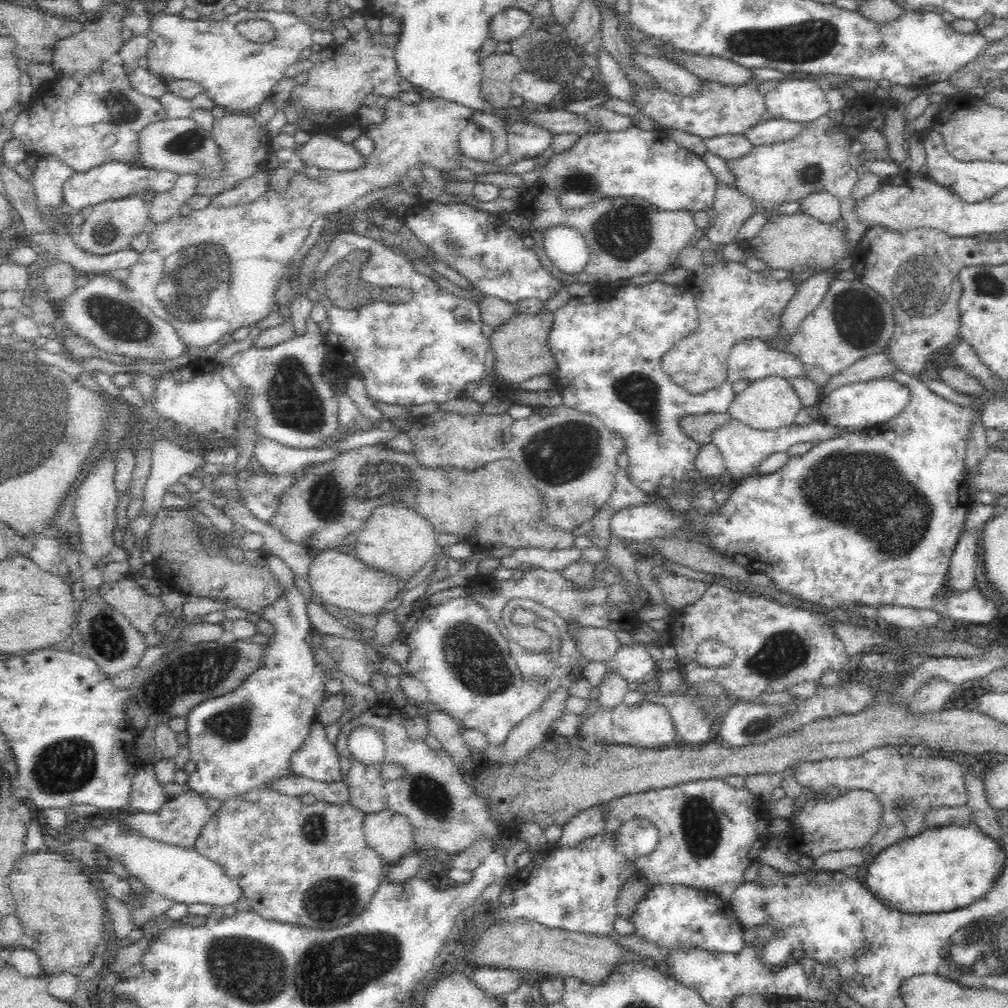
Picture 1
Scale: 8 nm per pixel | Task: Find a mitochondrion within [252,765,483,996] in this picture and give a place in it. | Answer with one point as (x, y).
(334, 900)

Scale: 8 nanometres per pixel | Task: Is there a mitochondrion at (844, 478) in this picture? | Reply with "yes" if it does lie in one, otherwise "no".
yes

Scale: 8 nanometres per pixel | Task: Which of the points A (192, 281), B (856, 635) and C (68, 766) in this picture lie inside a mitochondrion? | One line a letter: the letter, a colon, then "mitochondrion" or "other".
A: mitochondrion
B: other
C: mitochondrion

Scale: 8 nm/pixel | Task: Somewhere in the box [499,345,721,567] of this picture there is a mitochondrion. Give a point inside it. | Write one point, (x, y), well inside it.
(558, 453)

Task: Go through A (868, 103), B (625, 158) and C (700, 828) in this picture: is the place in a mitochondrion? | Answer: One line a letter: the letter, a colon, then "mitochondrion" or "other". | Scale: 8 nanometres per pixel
A: other
B: other
C: mitochondrion

